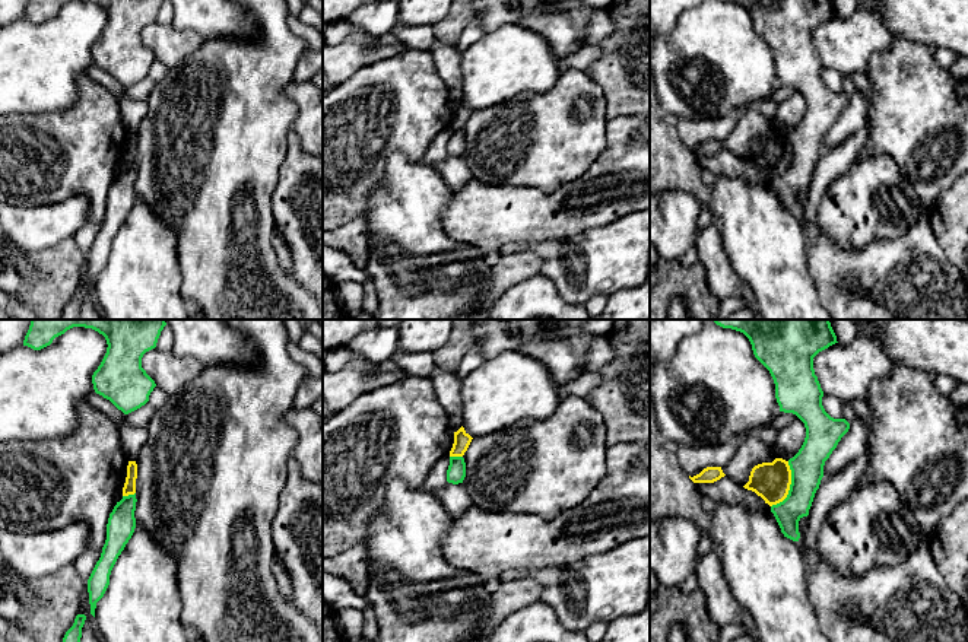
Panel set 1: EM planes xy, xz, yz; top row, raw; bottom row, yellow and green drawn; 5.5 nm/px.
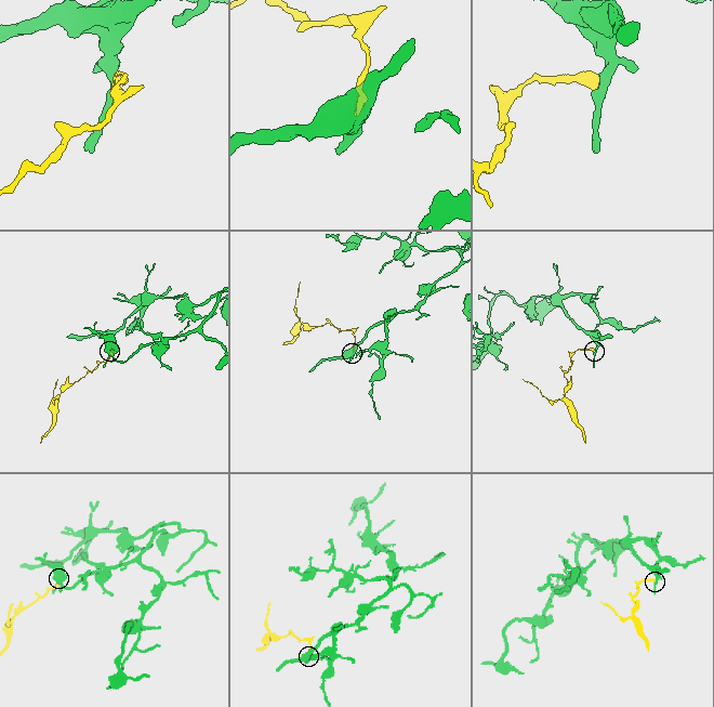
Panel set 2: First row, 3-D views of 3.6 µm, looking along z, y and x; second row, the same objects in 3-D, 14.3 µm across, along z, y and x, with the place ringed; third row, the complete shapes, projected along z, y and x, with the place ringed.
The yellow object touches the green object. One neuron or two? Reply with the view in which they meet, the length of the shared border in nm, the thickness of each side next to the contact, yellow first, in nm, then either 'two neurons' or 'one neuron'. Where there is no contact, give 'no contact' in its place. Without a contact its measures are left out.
yz | 280 nm | 200/180 nm | two neurons

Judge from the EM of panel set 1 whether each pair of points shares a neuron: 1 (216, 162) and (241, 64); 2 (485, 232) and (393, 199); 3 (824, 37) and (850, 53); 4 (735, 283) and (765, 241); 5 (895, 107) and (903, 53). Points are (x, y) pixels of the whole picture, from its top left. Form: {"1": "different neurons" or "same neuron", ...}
{"1": "same neuron", "2": "different neurons", "3": "same neuron", "4": "different neurons", "5": "same neuron"}

